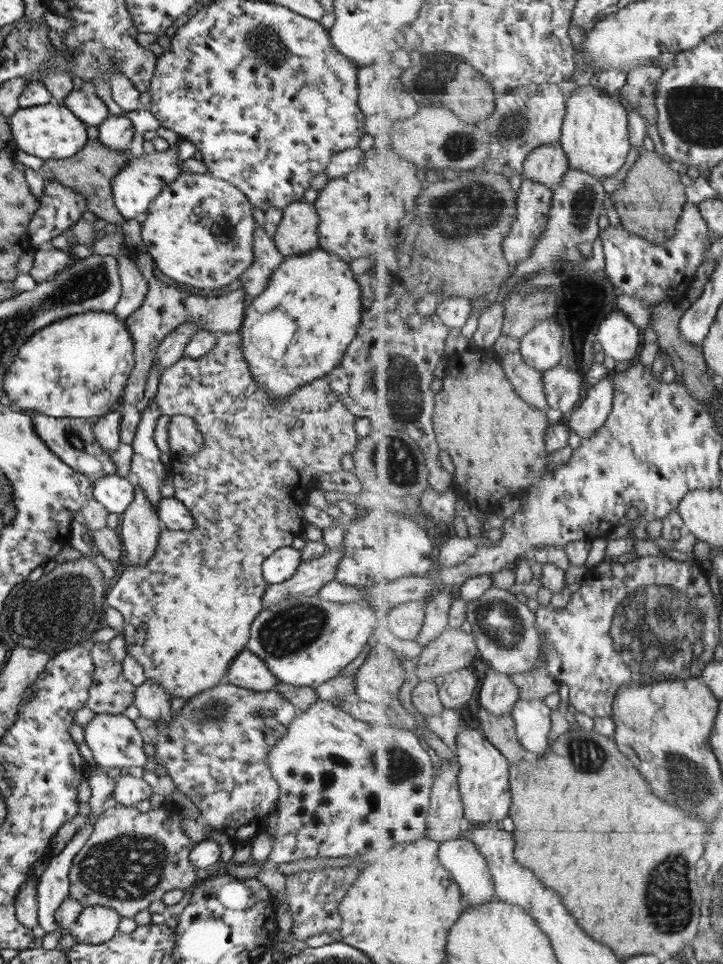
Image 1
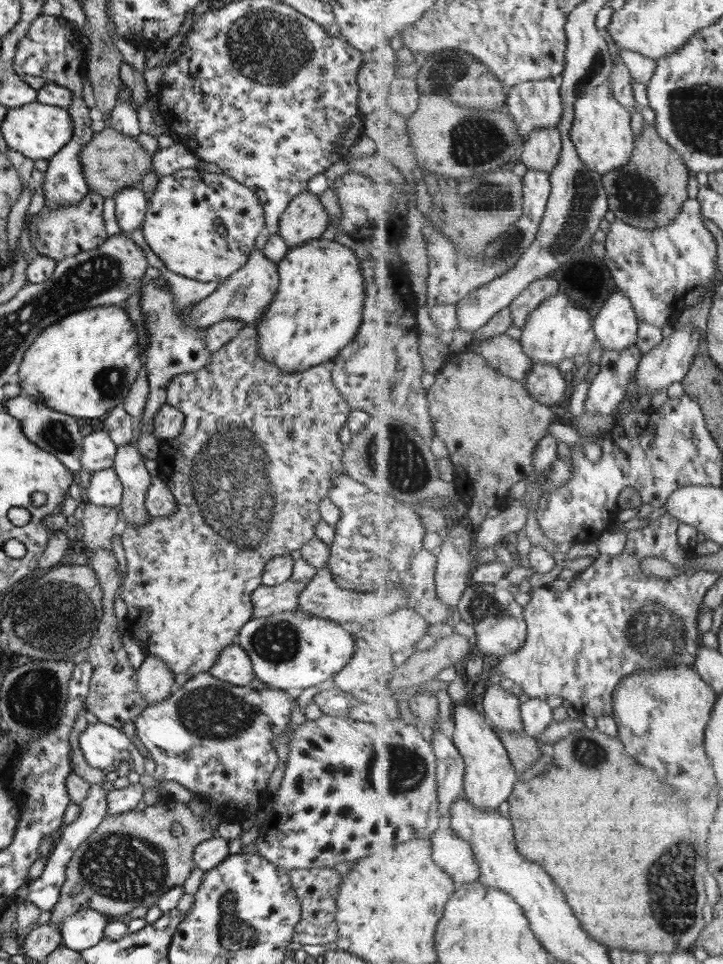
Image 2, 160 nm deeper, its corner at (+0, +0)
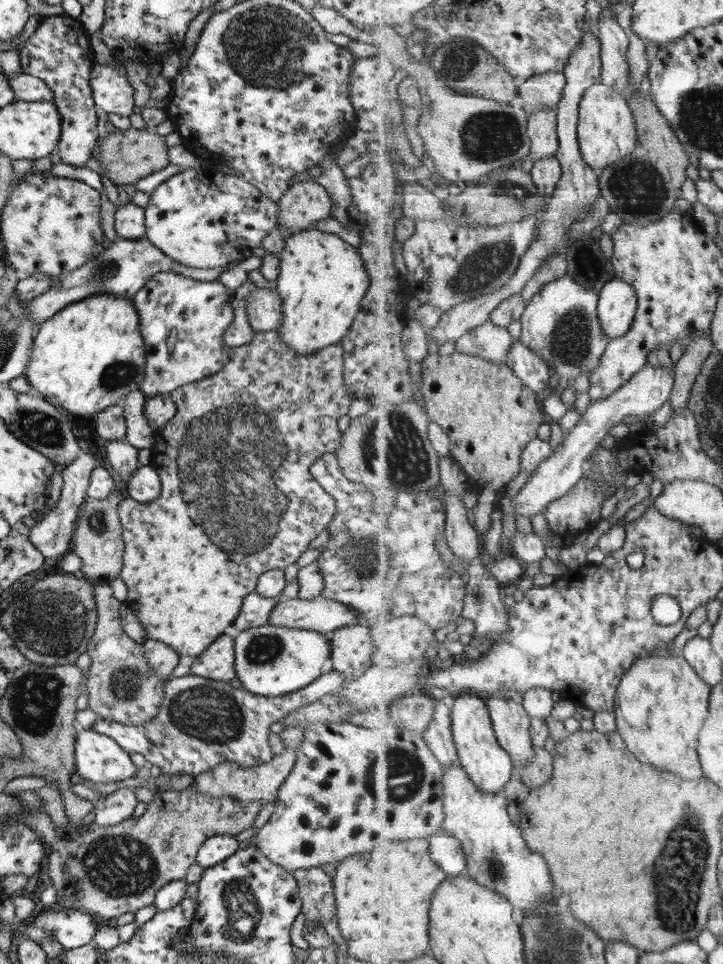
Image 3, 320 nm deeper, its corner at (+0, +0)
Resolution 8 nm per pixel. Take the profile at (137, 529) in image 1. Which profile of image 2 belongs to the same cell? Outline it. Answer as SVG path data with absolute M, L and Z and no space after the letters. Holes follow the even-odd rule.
M133 444L116 445L112 469L122 484L121 520L133 528L145 526L149 514L145 511L145 491L151 477L141 461L142 456Z

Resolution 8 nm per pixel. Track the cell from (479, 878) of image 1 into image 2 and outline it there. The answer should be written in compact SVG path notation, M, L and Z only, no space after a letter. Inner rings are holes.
M442 826L432 834L430 839L433 858L457 884L480 880L479 863L470 842L463 840L450 826Z

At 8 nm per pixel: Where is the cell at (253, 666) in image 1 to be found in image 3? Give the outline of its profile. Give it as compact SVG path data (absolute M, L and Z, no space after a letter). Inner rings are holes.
M223 634L213 640L205 652L192 658L190 674L210 678L211 680L229 681L236 677L234 671L233 640Z

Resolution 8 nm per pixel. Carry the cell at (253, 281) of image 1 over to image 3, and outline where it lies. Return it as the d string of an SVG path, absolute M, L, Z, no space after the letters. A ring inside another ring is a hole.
M252 283L252 291L246 296L245 316L249 326L256 331L277 330L281 324L281 304L282 300L276 289L261 289Z

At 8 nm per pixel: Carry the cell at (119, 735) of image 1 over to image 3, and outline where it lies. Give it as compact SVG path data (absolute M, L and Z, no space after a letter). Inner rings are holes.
M78 727L74 740L74 770L89 782L103 784L131 778L137 768L114 740Z

